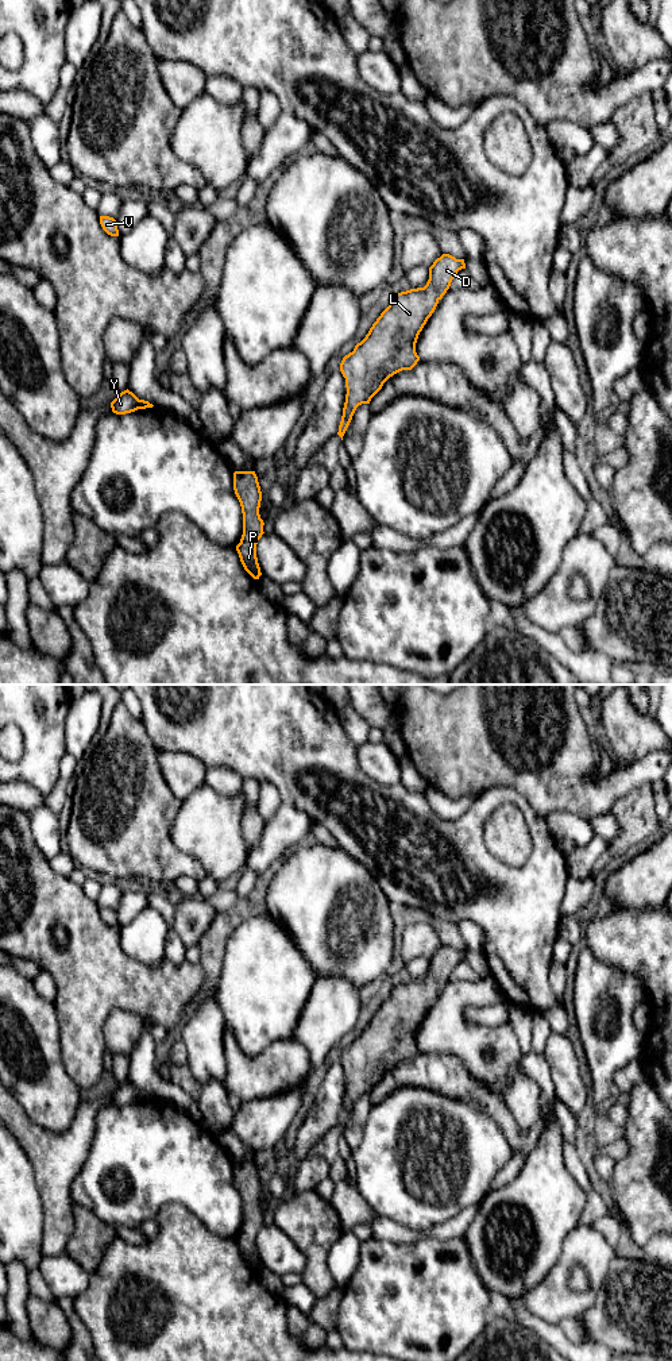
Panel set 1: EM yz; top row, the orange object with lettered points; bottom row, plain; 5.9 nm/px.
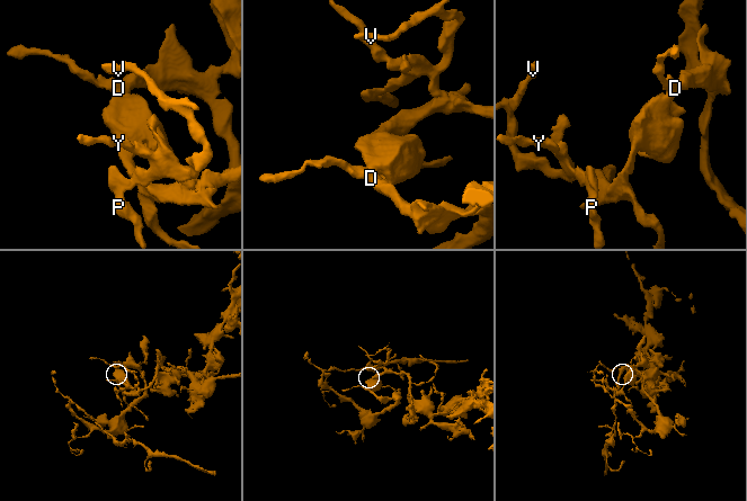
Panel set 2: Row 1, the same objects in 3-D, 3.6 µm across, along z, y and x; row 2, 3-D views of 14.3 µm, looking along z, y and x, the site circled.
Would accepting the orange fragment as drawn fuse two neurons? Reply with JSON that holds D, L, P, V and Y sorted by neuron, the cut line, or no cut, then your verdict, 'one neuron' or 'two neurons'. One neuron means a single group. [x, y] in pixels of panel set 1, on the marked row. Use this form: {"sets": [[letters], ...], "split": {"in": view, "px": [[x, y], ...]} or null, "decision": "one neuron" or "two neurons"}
{"sets": [["D", "L", "P", "V", "Y"]], "split": null, "decision": "one neuron"}

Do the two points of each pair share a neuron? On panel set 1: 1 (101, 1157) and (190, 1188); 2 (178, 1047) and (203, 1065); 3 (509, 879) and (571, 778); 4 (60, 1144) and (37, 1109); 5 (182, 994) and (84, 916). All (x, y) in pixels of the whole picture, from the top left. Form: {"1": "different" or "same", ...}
{"1": "same", "2": "different", "3": "different", "4": "different", "5": "same"}

